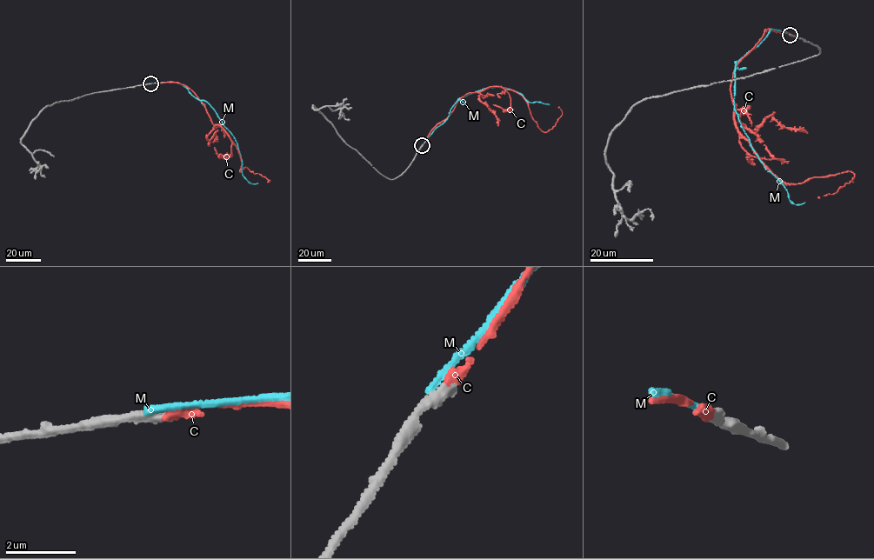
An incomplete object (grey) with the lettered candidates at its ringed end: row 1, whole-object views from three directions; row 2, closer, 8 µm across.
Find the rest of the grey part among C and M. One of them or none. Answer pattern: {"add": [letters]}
{"add": ["C"]}

